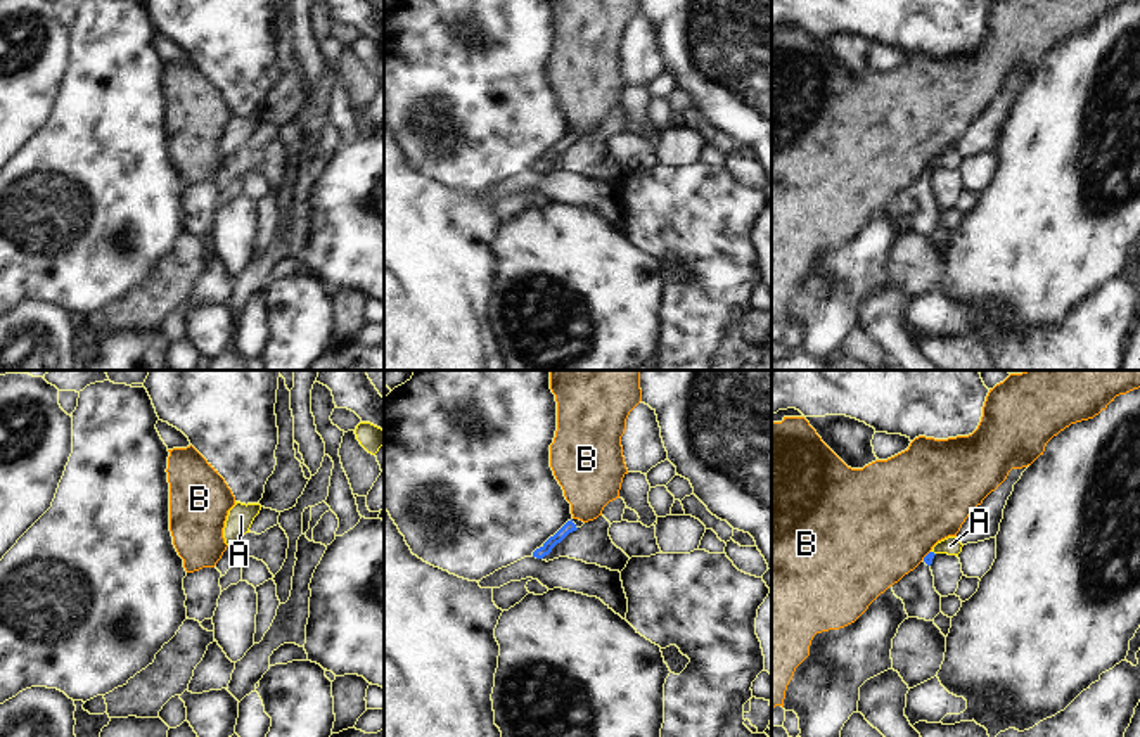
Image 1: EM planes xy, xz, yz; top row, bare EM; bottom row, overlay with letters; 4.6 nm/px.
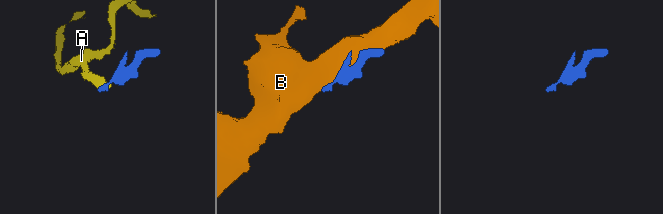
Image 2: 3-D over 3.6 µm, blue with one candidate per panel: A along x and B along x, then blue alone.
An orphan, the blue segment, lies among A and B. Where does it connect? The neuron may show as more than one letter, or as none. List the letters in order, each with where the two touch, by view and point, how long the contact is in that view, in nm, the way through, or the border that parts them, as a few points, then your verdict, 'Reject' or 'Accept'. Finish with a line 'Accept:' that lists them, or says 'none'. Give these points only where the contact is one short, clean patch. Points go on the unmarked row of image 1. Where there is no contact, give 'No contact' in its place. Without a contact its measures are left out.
A: Touches blue at yz (933, 165). Shared border 30 nm. Boundary: yz (931, 163), (935, 166). Reject
B: Touches blue at yz (926, 168). Shared border 60 nm. Reject
Accept: none

